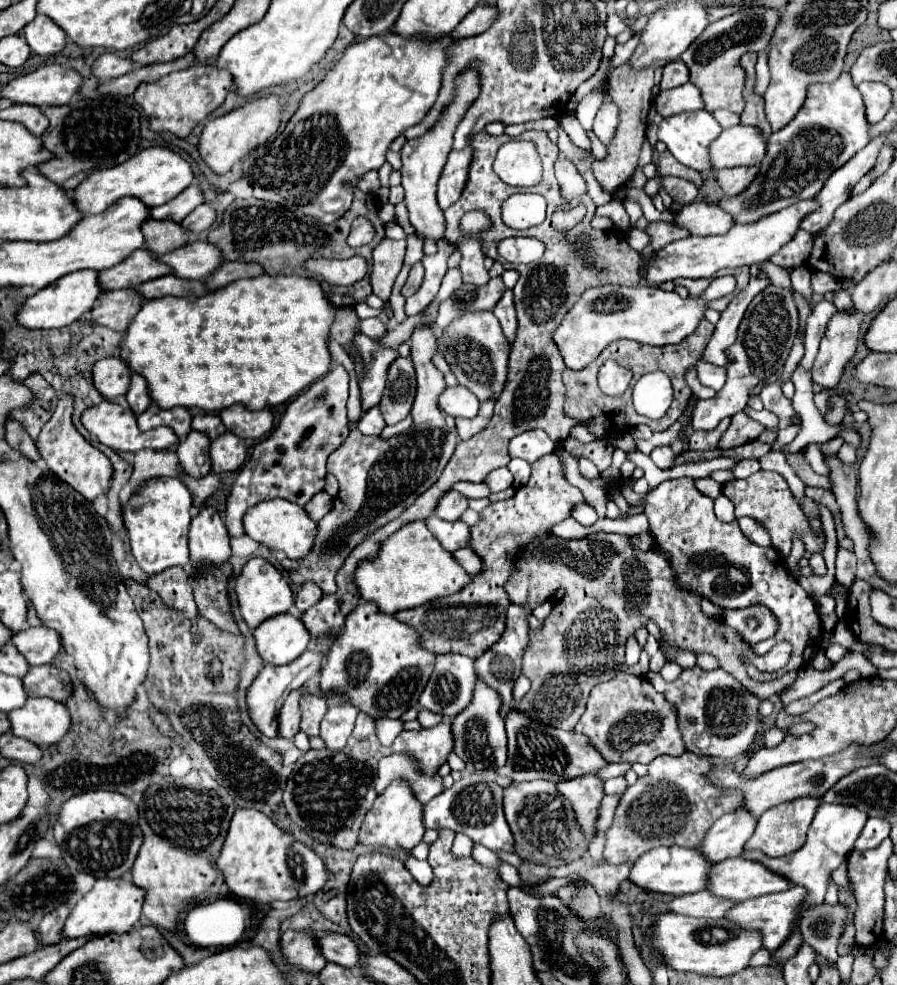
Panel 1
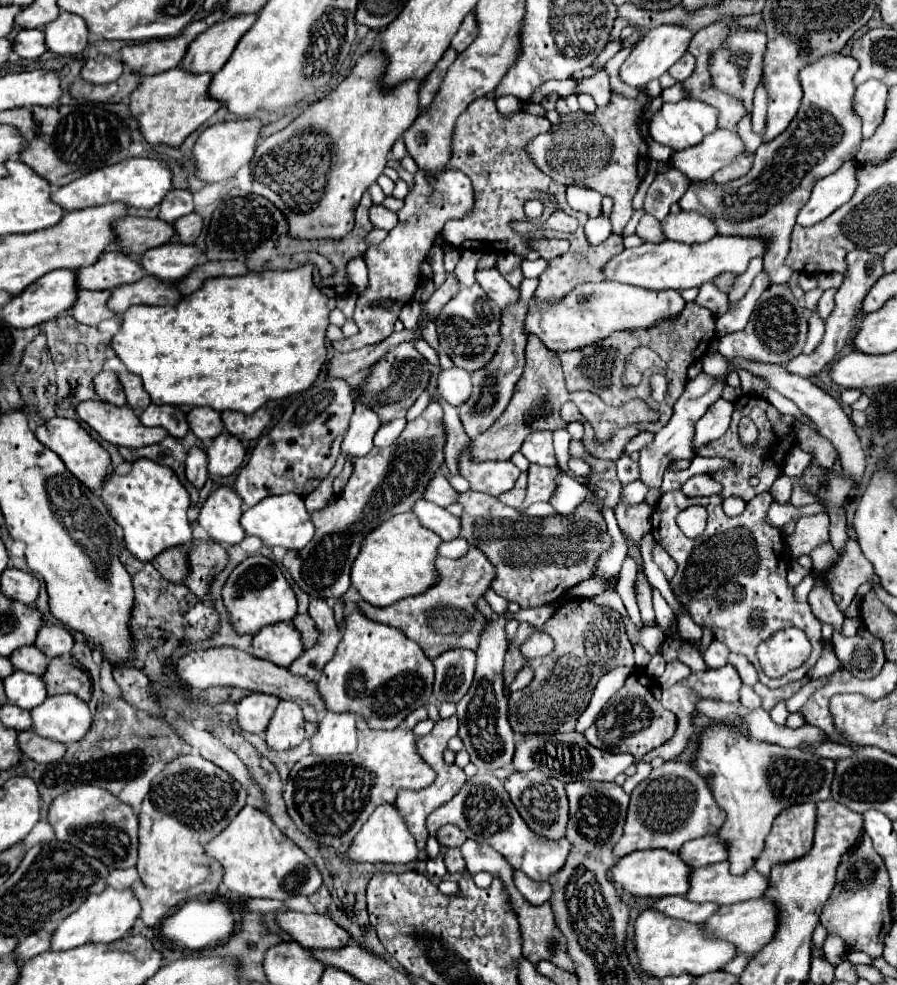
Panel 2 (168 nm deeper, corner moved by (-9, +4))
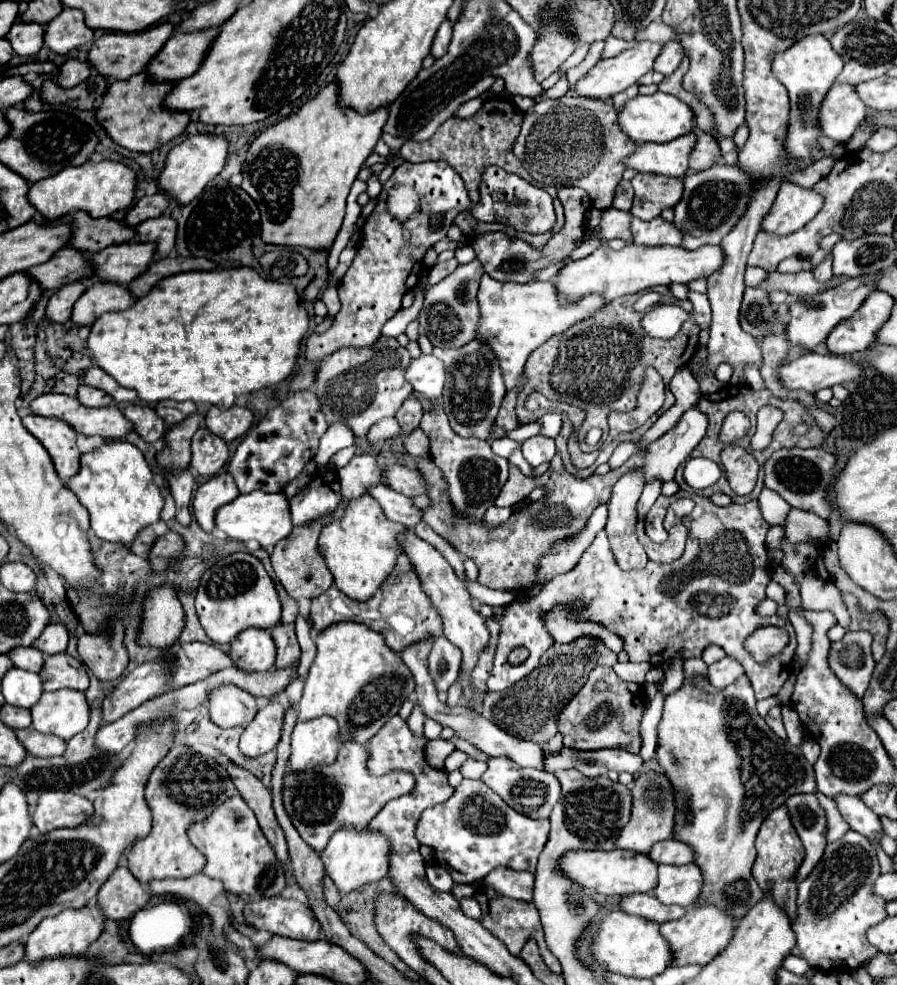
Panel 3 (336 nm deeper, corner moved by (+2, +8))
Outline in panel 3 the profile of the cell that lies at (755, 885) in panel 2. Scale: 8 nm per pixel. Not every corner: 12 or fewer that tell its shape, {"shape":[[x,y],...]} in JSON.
{"shape":[[695,863],[659,865],[653,891],[665,905],[693,907],[703,897]]}

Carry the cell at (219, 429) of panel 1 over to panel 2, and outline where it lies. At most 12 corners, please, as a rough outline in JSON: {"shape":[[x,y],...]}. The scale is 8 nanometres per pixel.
{"shape":[[210,407],[186,413],[190,431],[204,443],[224,431]]}

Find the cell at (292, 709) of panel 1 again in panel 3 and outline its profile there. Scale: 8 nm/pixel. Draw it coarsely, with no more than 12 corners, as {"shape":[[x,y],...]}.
{"shape":[[271,699],[245,727],[241,753],[259,757],[281,739],[285,705]]}

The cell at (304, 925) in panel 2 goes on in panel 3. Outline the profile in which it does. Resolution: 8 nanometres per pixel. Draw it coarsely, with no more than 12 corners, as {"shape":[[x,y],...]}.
{"shape":[[293,899],[245,905],[245,919],[273,935],[315,941],[321,925]]}

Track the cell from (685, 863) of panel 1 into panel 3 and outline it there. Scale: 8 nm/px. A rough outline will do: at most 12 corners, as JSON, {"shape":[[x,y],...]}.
{"shape":[[569,851],[559,869],[603,895],[651,893],[637,851]]}

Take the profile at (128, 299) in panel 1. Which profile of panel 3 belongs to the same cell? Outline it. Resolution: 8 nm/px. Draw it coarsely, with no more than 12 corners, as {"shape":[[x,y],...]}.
{"shape":[[83,283],[55,291],[47,319],[69,323],[73,305],[85,293]]}

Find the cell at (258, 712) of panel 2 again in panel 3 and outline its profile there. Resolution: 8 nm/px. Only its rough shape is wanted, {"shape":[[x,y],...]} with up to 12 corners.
{"shape":[[239,687],[209,695],[211,721],[223,729],[245,725],[257,699]]}

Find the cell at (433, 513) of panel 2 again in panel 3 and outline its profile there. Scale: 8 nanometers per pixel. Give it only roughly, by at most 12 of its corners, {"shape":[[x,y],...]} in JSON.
{"shape":[[385,485],[369,493],[385,515],[409,529],[423,521],[423,511]]}

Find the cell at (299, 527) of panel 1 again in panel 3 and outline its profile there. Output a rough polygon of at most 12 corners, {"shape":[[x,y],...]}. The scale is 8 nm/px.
{"shape":[[251,491],[217,511],[217,529],[269,547],[291,529],[285,493]]}

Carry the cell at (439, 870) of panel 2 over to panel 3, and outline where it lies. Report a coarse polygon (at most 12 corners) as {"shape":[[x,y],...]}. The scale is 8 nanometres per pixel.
{"shape":[[427,865],[426,878],[438,891],[450,892],[453,880],[439,865]]}

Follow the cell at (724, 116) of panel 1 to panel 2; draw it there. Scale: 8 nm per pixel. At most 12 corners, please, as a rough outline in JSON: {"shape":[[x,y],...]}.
{"shape":[[748,113],[738,123],[738,135],[744,141],[746,153],[760,147],[762,137],[750,127]]}

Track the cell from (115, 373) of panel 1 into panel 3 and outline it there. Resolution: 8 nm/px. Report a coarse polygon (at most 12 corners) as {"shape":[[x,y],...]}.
{"shape":[[81,385],[77,397],[83,405],[103,407],[113,399],[105,391]]}

